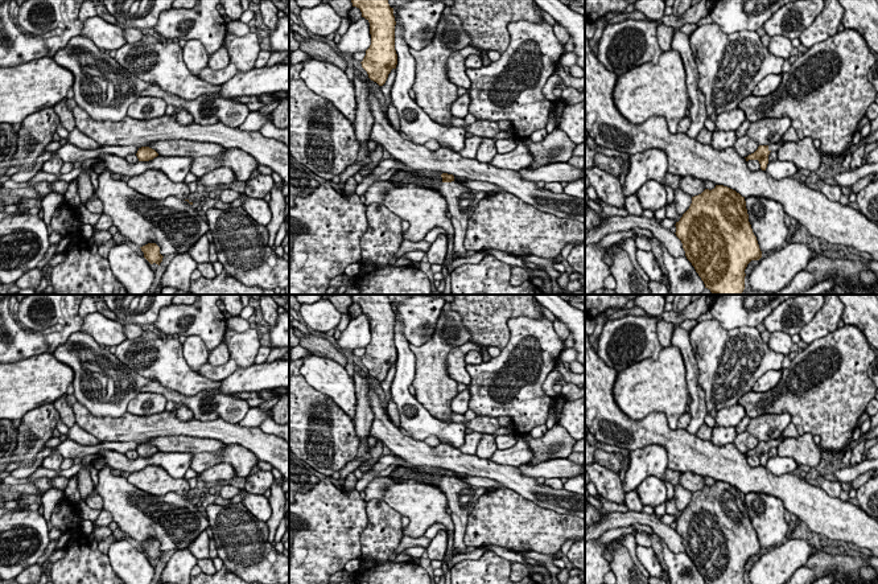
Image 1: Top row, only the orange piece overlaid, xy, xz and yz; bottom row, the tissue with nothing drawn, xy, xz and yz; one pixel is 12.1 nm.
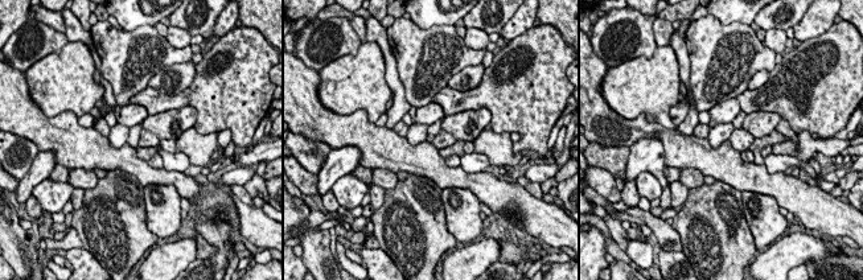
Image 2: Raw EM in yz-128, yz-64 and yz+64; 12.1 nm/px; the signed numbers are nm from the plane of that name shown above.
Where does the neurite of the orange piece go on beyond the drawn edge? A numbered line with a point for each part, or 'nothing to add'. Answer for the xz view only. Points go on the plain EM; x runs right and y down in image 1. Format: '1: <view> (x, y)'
1: xz (461, 497)

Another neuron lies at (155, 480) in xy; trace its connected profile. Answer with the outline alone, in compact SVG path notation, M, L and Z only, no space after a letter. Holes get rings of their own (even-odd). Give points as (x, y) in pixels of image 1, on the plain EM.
M148 465L139 472L131 472L127 480L140 490L153 495L168 493L187 495L190 490L187 480L173 478L164 468L157 465Z

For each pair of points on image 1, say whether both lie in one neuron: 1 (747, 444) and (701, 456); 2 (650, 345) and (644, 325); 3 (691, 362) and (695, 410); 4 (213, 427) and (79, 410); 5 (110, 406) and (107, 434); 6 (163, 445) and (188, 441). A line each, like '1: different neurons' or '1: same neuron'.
1: different neurons
2: same neuron
3: same neuron
4: same neuron
5: different neurons
6: same neuron

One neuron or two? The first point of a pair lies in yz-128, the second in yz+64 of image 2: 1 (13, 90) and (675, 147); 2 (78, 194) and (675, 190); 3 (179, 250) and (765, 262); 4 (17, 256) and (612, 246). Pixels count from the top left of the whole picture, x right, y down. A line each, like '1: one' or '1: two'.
1: one
2: one
3: one
4: two

